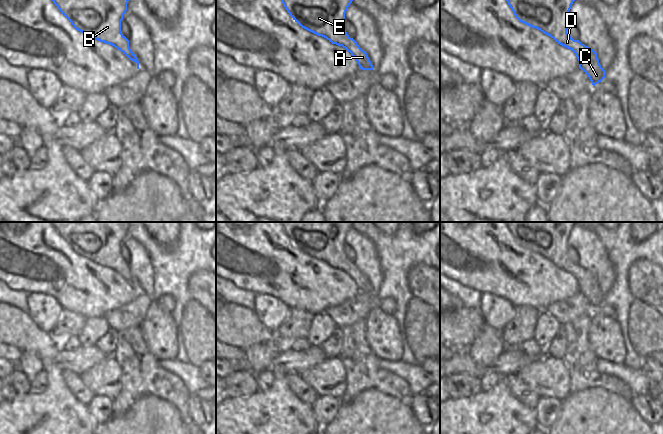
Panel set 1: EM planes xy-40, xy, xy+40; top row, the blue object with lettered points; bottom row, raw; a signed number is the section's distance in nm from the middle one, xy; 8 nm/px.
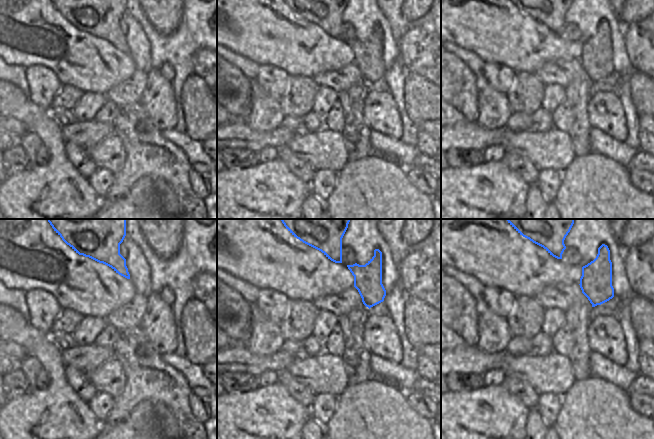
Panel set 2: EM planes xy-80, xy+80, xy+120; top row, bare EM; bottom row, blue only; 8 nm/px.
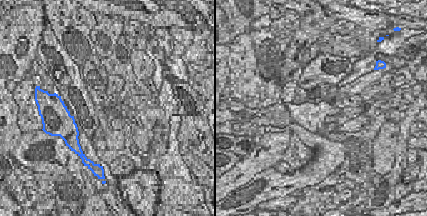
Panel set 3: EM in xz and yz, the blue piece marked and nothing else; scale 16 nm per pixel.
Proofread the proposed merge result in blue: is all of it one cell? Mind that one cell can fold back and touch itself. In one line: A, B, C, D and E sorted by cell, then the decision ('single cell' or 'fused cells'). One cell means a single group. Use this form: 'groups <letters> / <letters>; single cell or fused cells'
groups A B C D E; single cell

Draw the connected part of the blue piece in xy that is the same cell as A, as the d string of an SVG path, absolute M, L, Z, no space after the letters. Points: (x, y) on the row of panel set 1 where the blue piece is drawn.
M281 0L291 18L302 28L342 46L351 53L362 70L373 65L357 42L343 27L345 13L353 0Z

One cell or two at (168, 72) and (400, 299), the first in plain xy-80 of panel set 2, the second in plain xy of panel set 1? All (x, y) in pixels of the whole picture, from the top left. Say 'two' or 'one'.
two

